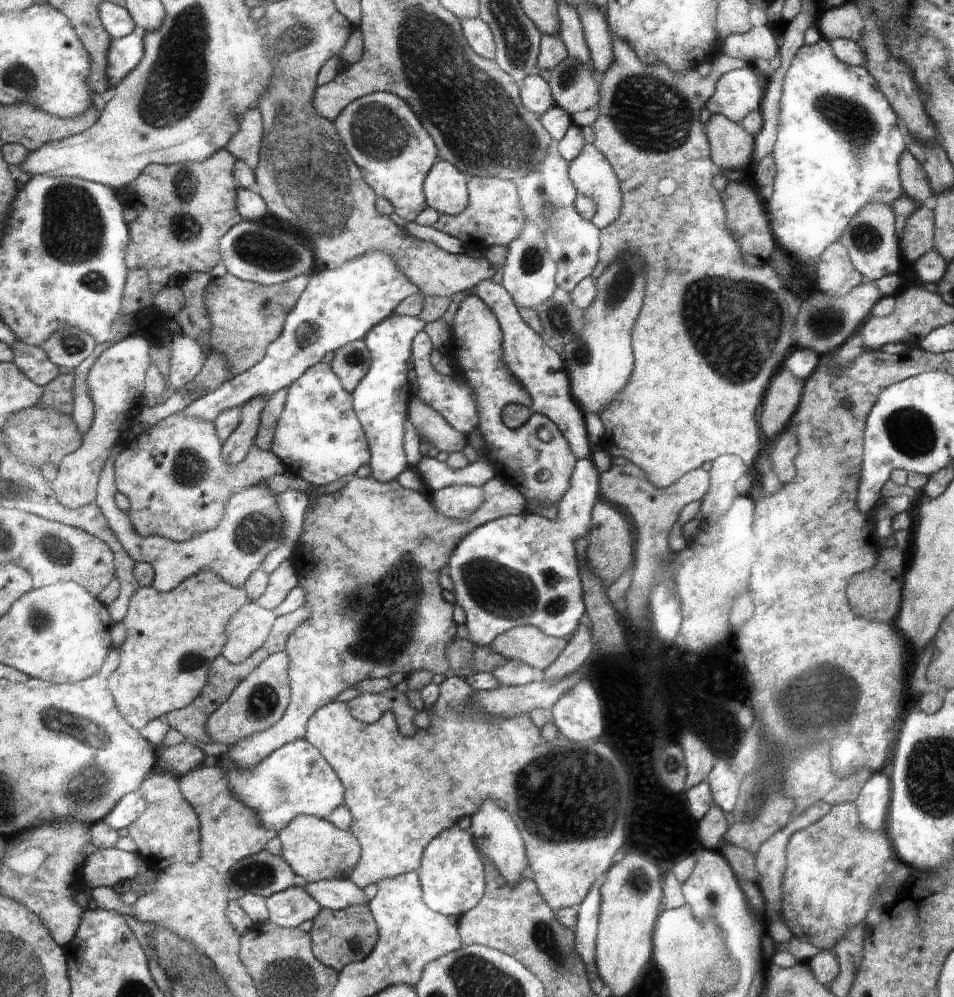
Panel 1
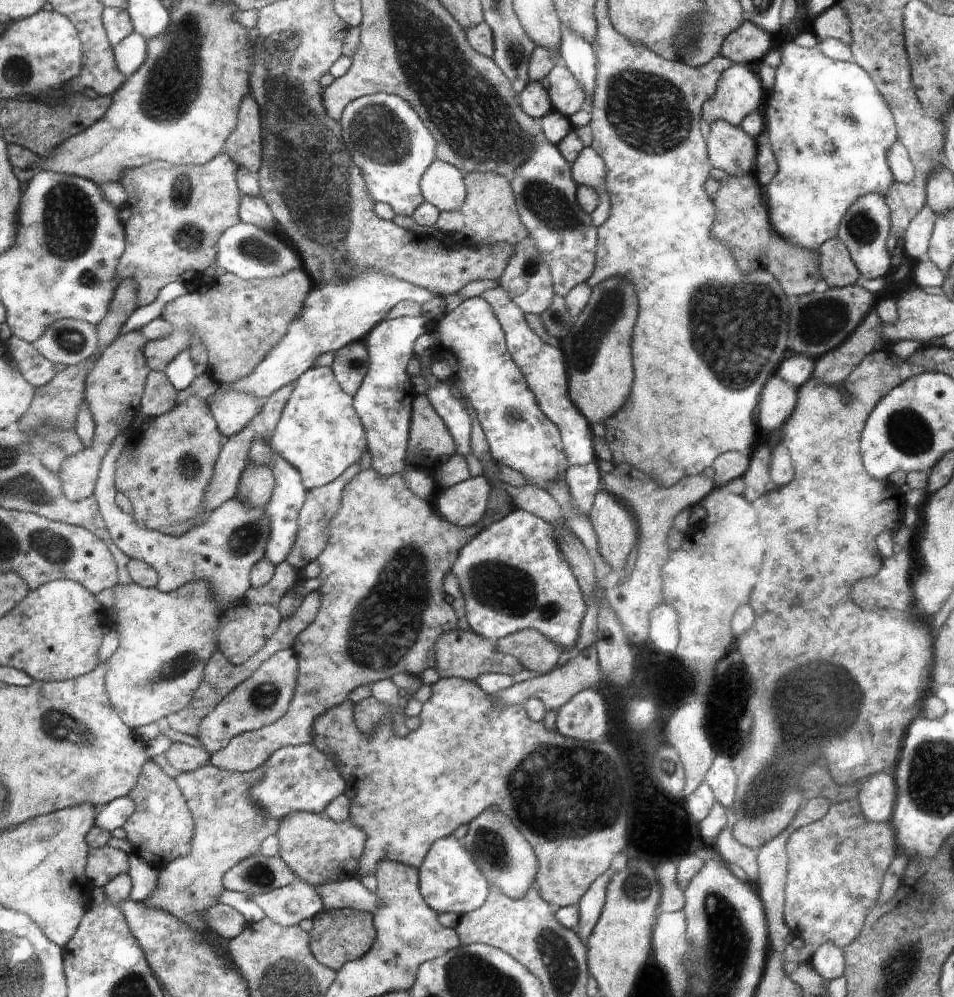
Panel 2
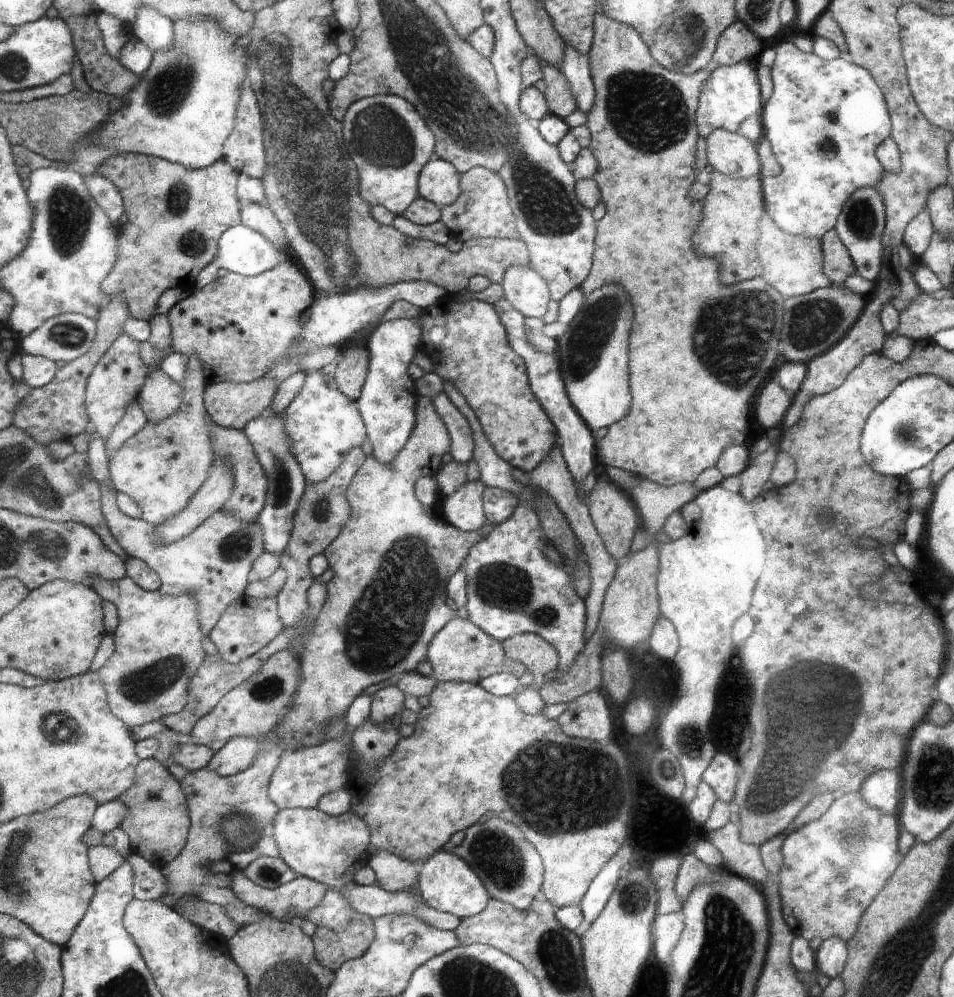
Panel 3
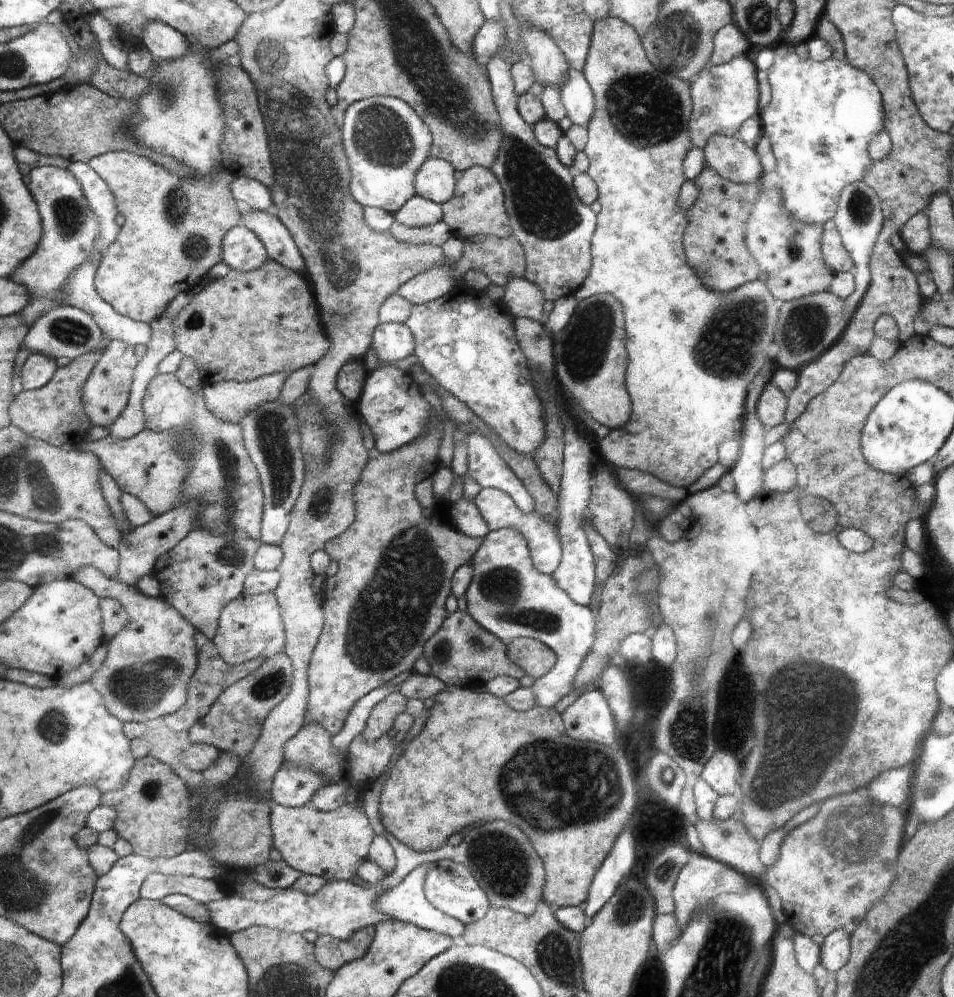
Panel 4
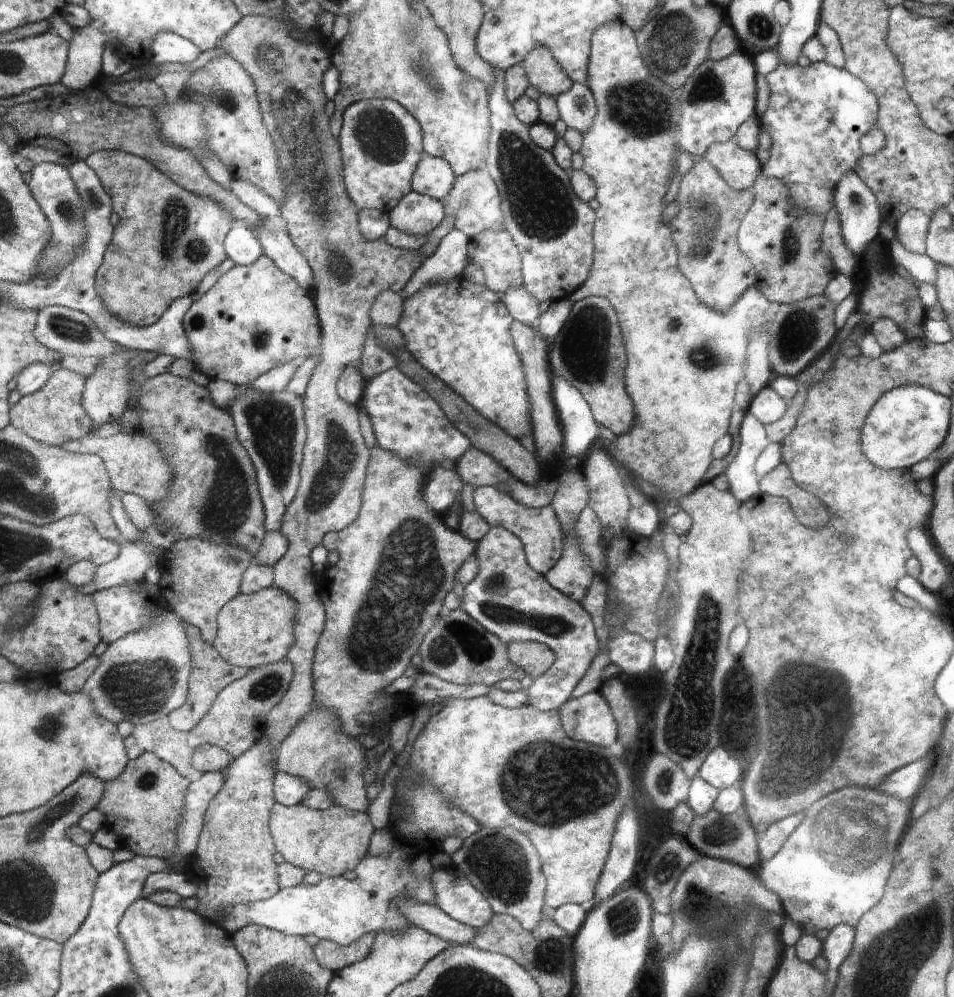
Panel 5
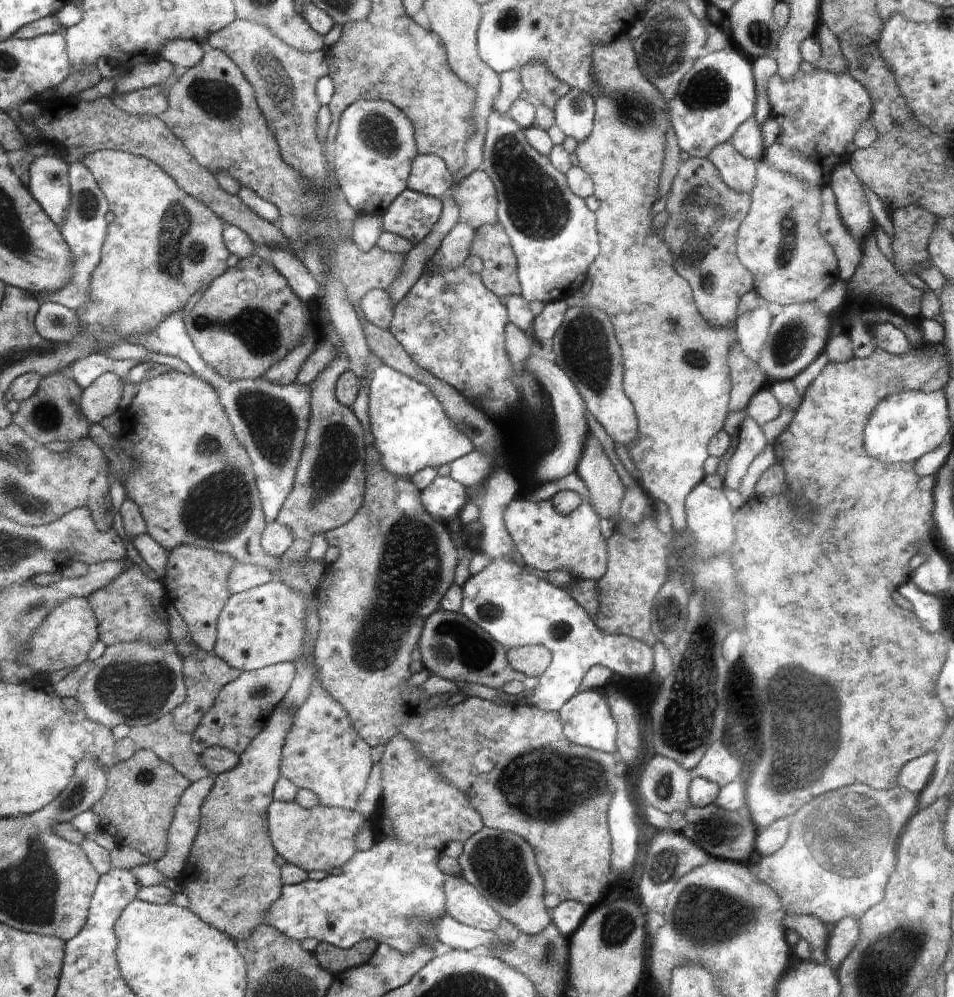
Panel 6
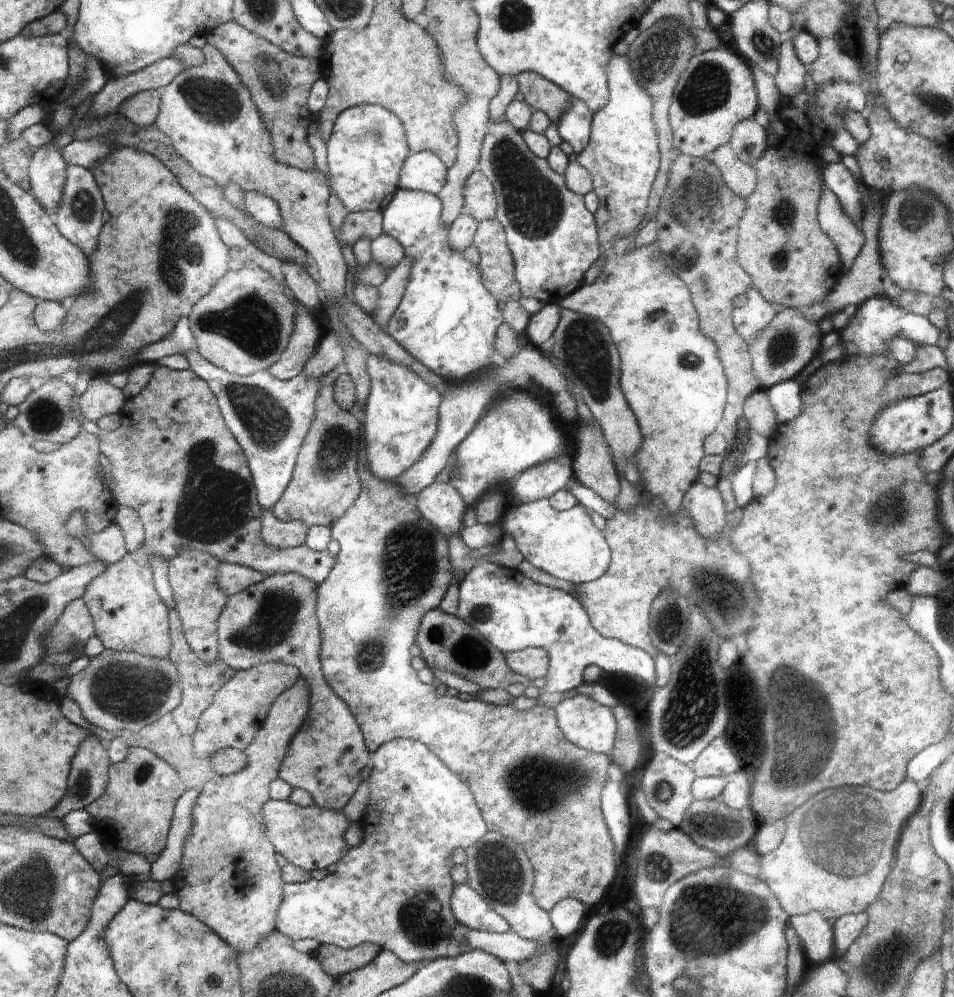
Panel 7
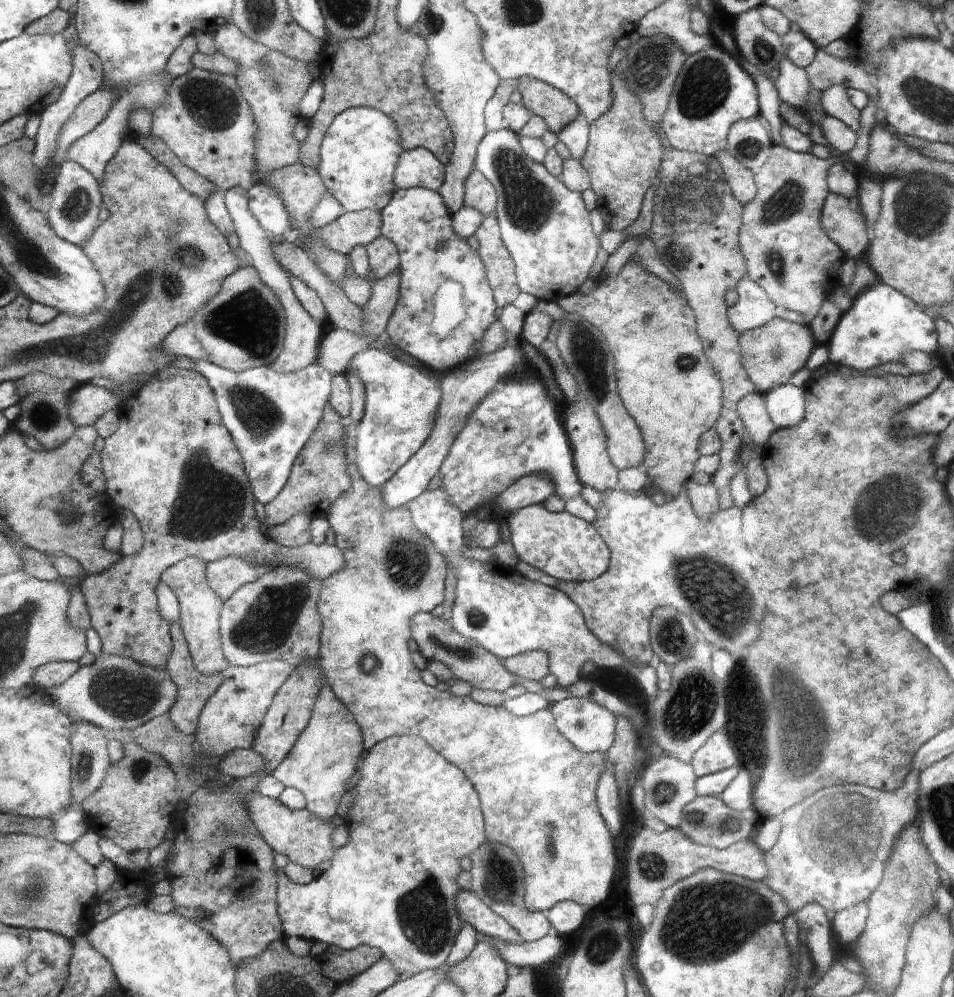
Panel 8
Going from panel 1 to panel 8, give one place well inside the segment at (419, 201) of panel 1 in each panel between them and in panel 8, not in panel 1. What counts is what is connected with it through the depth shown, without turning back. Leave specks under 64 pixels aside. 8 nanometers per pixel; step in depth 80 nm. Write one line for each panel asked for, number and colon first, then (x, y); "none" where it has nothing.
2: (391, 146)
3: (389, 161)
4: (386, 143)
5: (381, 143)
6: (372, 156)
7: (366, 152)
8: (358, 161)

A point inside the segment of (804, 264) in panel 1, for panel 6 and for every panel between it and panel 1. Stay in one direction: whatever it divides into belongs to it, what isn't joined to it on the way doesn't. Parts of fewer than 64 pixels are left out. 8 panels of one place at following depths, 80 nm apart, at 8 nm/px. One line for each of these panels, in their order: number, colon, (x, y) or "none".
2: (831, 129)
3: (825, 120)
4: (822, 115)
5: (817, 116)
6: (820, 113)

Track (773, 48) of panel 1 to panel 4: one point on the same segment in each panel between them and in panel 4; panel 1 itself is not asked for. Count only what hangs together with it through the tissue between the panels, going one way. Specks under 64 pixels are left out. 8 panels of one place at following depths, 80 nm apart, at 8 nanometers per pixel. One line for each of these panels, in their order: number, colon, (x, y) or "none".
2: (748, 44)
3: (738, 43)
4: (730, 42)

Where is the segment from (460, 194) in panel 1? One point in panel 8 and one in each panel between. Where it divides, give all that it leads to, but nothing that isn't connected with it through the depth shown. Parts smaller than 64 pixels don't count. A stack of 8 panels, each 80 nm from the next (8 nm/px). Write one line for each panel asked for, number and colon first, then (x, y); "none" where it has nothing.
2: (443, 186)
3: (440, 182)
4: (437, 180)
5: (434, 177)
6: (430, 176)
7: (425, 171)
8: (417, 168)

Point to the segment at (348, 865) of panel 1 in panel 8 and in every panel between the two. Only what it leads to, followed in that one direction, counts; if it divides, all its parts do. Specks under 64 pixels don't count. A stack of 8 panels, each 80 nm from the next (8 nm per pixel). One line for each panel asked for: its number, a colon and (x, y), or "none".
2: (319, 850)
3: (331, 850)
4: (332, 845)
5: (332, 841)
6: (322, 838)
7: (312, 838)
8: (299, 835)

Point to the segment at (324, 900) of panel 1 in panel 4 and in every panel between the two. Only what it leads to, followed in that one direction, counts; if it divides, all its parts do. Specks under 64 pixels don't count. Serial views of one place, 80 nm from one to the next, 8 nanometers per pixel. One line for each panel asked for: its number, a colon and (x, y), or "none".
2: (349, 893)
3: (372, 900)
4: (406, 902)

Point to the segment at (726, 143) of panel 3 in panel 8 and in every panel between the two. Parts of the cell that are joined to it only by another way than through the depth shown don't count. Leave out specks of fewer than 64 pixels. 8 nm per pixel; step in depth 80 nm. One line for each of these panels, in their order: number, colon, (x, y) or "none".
4: (732, 158)
5: (740, 168)
6: (740, 173)
7: (741, 178)
8: (742, 181)

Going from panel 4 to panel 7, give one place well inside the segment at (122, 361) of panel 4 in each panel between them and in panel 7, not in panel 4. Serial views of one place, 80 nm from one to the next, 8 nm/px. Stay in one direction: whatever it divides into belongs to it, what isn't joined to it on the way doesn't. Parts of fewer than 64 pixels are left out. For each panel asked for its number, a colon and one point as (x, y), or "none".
5: (105, 398)
6: (101, 399)
7: (102, 397)

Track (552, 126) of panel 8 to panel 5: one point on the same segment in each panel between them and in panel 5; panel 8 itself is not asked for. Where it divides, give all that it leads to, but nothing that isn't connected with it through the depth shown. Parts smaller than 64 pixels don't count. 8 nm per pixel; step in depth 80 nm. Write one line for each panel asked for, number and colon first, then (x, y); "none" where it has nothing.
5: (545, 73)
6: (538, 80)
7: (549, 97)

